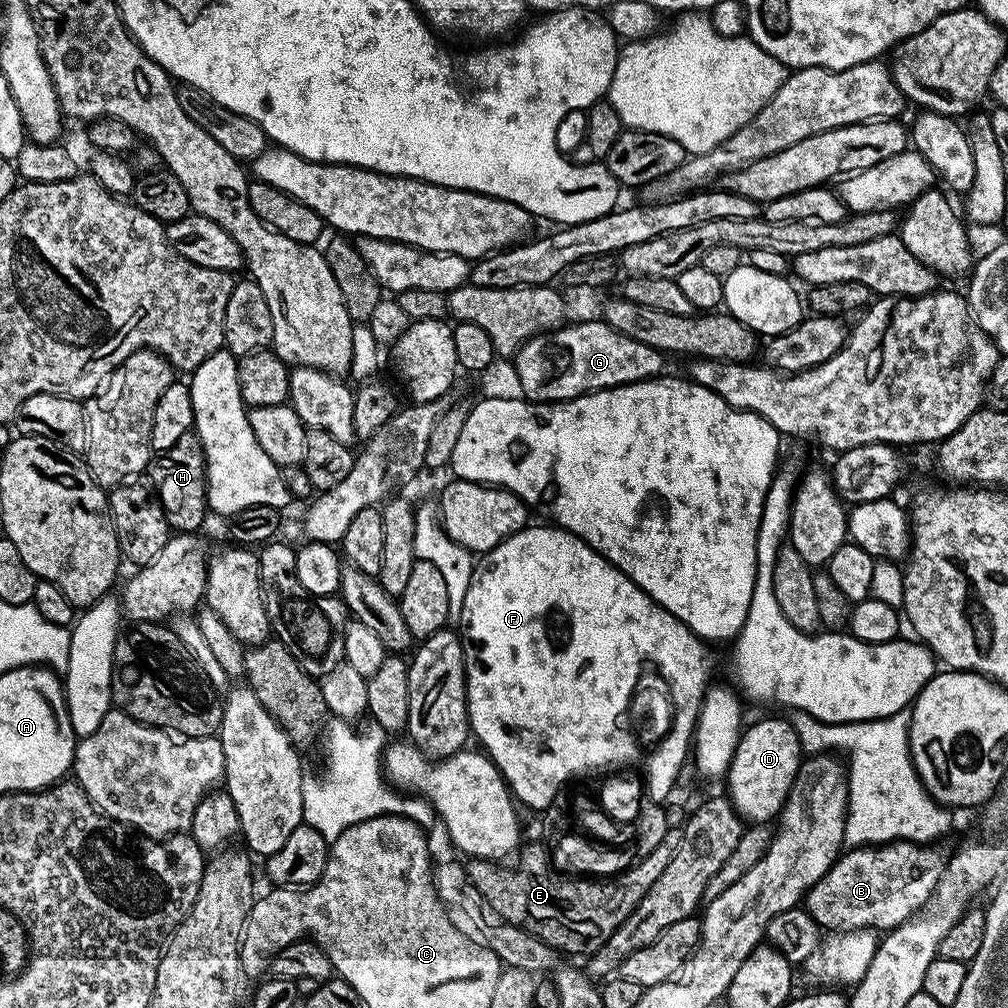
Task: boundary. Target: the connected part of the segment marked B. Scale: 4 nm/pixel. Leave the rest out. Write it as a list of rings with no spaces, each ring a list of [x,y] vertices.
[[[893,840],[890,844],[882,844],[879,846],[852,846],[849,847],[847,851],[836,857],[836,860],[832,863],[832,869],[808,891],[808,895],[805,896],[802,901],[803,907],[806,909],[808,915],[812,917],[812,921],[829,933],[853,932],[859,928],[871,928],[873,930],[881,930],[880,928],[884,928],[883,930],[894,930],[899,924],[909,923],[909,921],[915,917],[912,916],[915,912],[920,912],[927,906],[928,899],[935,894],[936,887],[940,884],[940,875],[942,875],[943,872],[945,875],[946,872],[946,860],[940,857],[940,852],[936,849],[936,846],[913,844],[911,840]]]

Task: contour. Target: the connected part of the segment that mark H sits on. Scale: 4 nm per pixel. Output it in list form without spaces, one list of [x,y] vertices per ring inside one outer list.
[[[195,431],[182,434],[170,450],[159,453],[150,465],[150,483],[156,489],[156,496],[162,502],[168,519],[169,529],[180,534],[196,534],[204,524],[204,515],[209,515],[207,502],[207,462],[204,459],[203,444]]]

